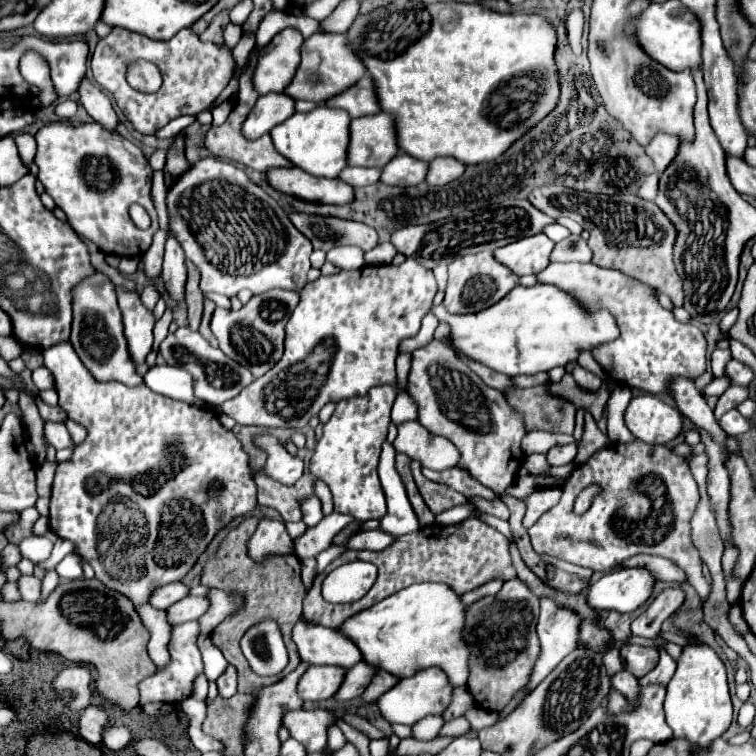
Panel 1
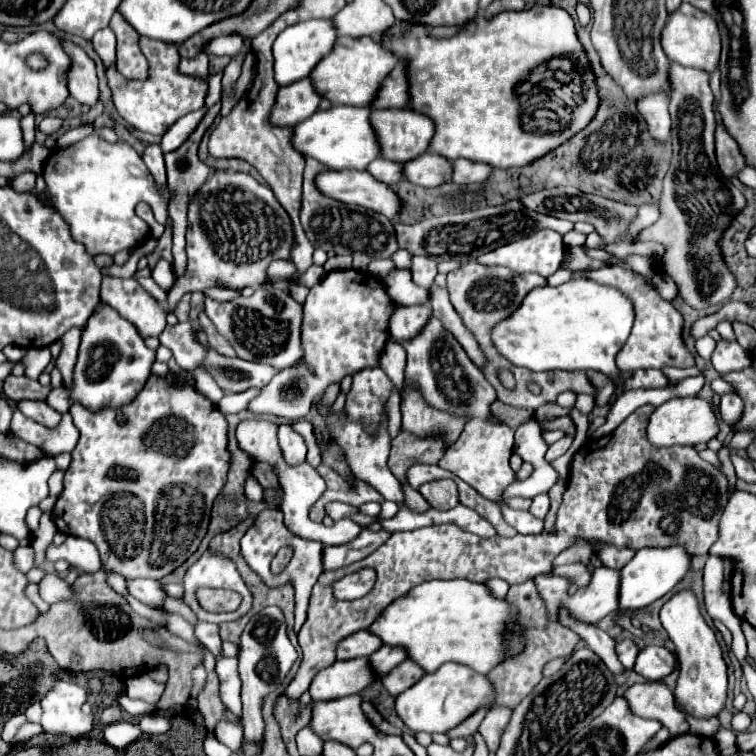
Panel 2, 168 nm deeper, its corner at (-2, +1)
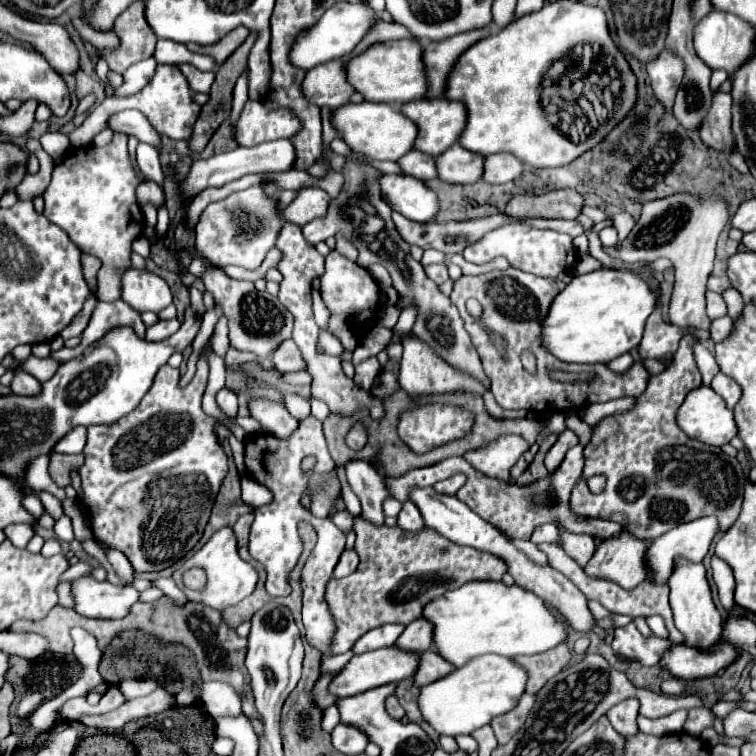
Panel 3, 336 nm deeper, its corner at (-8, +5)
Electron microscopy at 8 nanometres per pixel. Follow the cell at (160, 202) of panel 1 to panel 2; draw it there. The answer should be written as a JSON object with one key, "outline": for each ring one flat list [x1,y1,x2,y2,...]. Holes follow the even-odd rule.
{"outline":[[149,144,143,154,141,154,145,166,149,168,149,172,155,176,157,182,165,182,165,162,163,162,163,152,159,144]]}

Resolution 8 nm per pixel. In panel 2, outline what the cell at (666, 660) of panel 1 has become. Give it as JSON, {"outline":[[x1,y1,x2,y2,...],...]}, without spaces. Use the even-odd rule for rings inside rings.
{"outline":[[663,682,633,684,623,694,623,698,627,700,629,710,633,714,639,714,641,718,659,720,671,732,671,736,689,732,685,716,675,708,675,698]]}

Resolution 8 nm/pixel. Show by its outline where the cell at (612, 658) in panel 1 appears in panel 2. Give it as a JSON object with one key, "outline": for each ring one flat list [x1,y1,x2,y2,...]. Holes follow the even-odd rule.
{"outline":[[625,638,625,640,615,644,615,652,617,652,617,658,621,660,621,664,625,668,633,668,633,664,637,660,637,654,639,654,639,648,637,648,637,644,633,640]]}

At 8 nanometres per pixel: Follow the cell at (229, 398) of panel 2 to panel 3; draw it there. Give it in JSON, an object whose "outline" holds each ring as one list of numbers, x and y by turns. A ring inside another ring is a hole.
{"outline":[[293,372,293,374,283,374,285,384,311,384,311,376,307,372]]}

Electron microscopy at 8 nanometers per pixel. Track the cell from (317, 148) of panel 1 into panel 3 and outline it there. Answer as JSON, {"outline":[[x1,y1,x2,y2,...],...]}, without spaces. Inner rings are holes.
{"outline":[[349,102,331,112,331,124,335,126,339,138,349,146,349,150,373,160,395,162,413,148,413,140,417,136,415,124,409,118,405,118,399,112,399,108,375,102,359,102,359,104]]}

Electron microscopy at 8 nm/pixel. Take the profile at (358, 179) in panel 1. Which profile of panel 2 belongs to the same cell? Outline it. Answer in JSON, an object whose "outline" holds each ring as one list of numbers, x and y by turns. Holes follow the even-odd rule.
{"outline":[[379,158,379,160,371,162,367,172,375,174,375,178,379,178,381,182,387,182,387,184,397,184,399,180,403,180,403,164,387,160,387,158]]}

